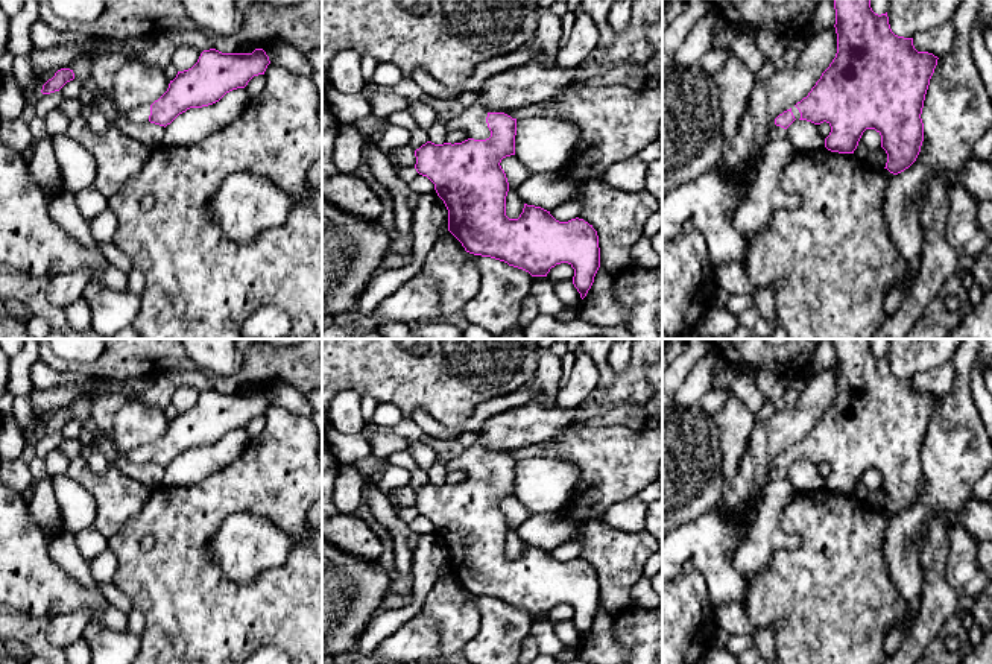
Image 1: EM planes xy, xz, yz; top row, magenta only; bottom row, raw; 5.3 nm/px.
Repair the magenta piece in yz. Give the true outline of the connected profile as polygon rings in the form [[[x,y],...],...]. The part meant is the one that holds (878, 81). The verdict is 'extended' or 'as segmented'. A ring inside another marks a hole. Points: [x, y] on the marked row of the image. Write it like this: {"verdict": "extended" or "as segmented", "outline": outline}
{"verdict": "extended", "outline": [[[834,0],[837,53],[829,67],[807,97],[775,119],[775,125],[787,129],[795,120],[831,126],[825,147],[831,152],[854,153],[866,129],[881,135],[881,147],[887,153],[886,167],[898,175],[918,158],[924,141],[921,119],[930,79],[937,56],[918,52],[913,38],[892,32],[889,17],[875,14],[870,0]]]}

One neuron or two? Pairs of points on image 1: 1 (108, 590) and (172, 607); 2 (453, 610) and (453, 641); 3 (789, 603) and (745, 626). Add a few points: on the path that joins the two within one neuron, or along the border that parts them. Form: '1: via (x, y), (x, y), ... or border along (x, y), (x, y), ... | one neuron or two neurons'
1: border along (111, 582), (134, 607) | two neurons
2: via (453, 617), (453, 634) | one neuron
3: border along (742, 603), (754, 628) | two neurons

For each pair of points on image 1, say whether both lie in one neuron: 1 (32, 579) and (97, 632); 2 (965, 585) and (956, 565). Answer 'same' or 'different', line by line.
1: different
2: same

